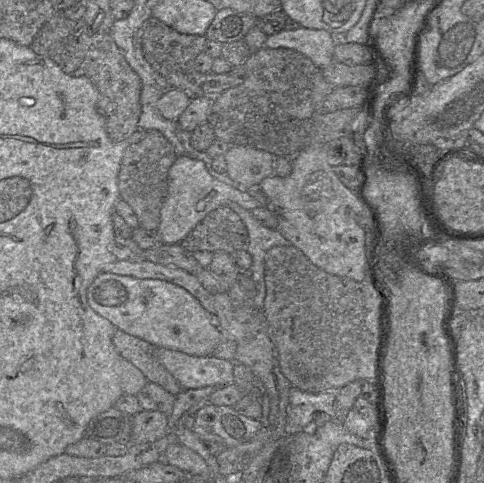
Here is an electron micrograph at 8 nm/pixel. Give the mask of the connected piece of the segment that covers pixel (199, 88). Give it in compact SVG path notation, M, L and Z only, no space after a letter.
M150 17L143 25L141 46L145 60L165 78L169 88L180 89L186 92L190 98L198 96L216 97L232 88L232 78L229 73L203 74L194 69L194 60L204 51L206 41L205 35L181 34L160 20Z

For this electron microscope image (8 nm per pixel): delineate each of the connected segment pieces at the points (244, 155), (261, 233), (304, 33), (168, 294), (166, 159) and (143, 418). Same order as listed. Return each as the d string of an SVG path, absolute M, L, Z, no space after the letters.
M232 145L224 154L227 175L238 188L246 189L274 174L275 156L250 146Z
M226 202L225 205L235 211L244 222L248 231L248 246L246 251L252 257L252 264L249 269L250 276L254 281L257 294L253 299L253 306L263 310L266 296L265 284L265 256L269 249L275 246L292 245L277 229L271 229L262 225L256 220L251 212L235 202Z
M300 27L296 30L281 30L267 37L266 48L295 50L312 60L320 69L329 66L333 60L334 47L338 38L326 30Z
M100 273L87 290L87 300L92 309L108 319L117 329L141 338L155 347L178 350L192 356L212 356L223 340L215 326L215 318L183 287L161 279L139 279L113 273Z
M136 130L129 138L118 175L119 195L134 211L140 228L157 230L167 196L168 171L177 156L172 144L157 130Z
M142 410L132 416L129 443L142 444L157 441L169 432L169 417L163 412Z

